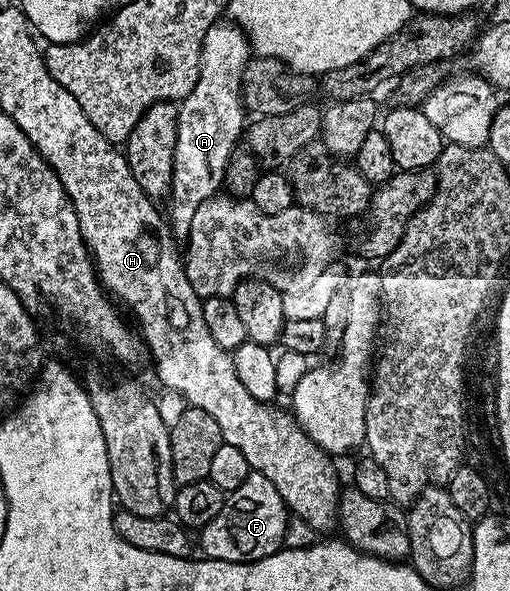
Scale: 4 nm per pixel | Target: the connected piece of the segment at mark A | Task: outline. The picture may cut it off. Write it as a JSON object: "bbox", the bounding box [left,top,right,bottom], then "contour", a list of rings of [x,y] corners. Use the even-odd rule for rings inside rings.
{"bbox":[167,25,251,239],"contour":[[[212,25],[207,35],[203,35],[199,79],[195,79],[191,95],[179,102],[171,194],[173,206],[169,213],[167,209],[168,224],[177,239],[188,238],[191,219],[195,219],[195,211],[199,211],[199,203],[216,197],[222,188],[228,157],[238,148],[240,141],[237,140],[240,137],[242,140],[247,125],[245,106],[241,104],[241,76],[245,64],[251,60],[251,50],[248,40],[236,28],[226,25]]]}

